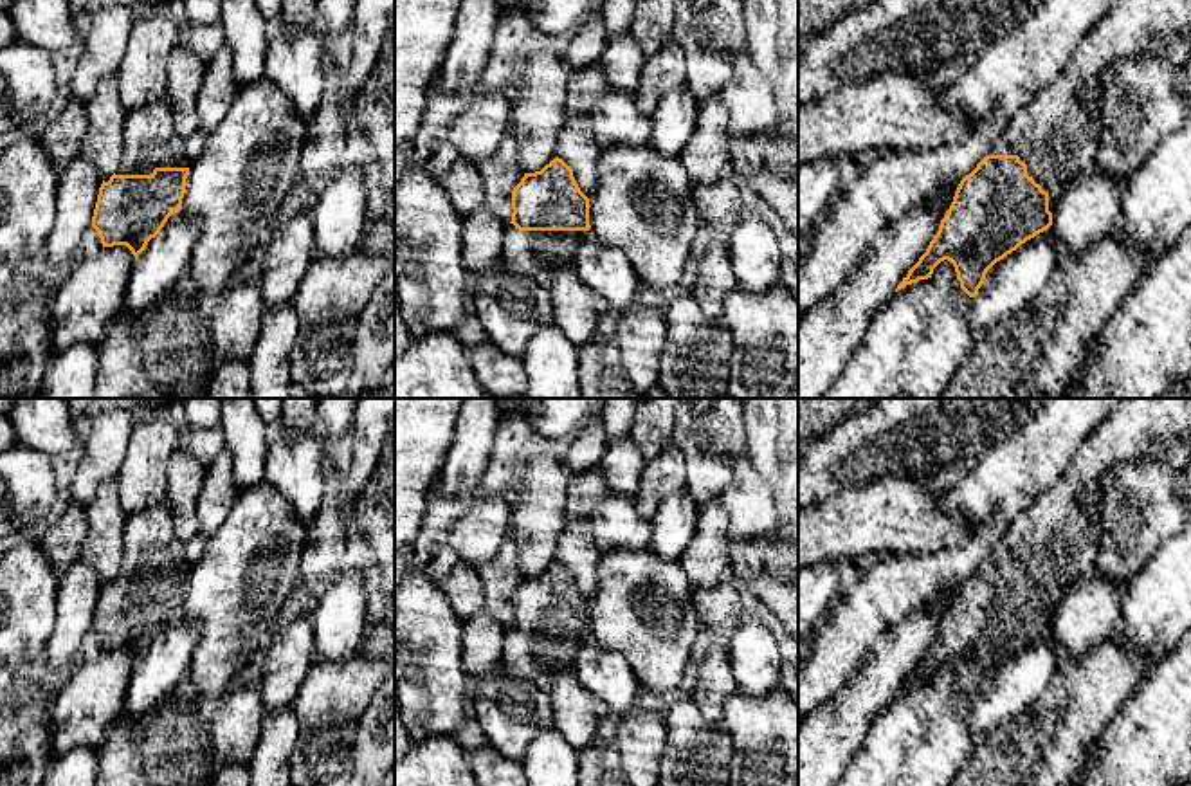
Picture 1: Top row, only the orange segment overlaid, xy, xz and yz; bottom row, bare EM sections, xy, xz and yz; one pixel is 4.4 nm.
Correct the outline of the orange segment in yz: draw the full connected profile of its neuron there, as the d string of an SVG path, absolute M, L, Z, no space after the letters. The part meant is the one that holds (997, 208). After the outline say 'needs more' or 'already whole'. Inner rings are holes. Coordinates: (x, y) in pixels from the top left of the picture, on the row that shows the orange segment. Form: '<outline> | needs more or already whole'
M1117 0L1086 32L1063 70L1011 117L993 151L960 180L937 234L896 292L932 278L933 269L948 260L955 267L960 288L975 297L987 270L1047 231L1067 189L1085 169L1094 168L1103 128L1105 72L1146 49L1169 49L1187 29L1191 29L1191 0Z | needs more

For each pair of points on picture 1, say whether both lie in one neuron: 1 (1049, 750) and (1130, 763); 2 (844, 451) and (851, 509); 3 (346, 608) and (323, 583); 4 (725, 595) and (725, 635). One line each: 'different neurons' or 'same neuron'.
1: different neurons
2: different neurons
3: different neurons
4: same neuron

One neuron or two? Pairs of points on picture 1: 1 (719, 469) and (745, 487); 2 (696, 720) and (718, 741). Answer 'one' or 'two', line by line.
1: two
2: one

